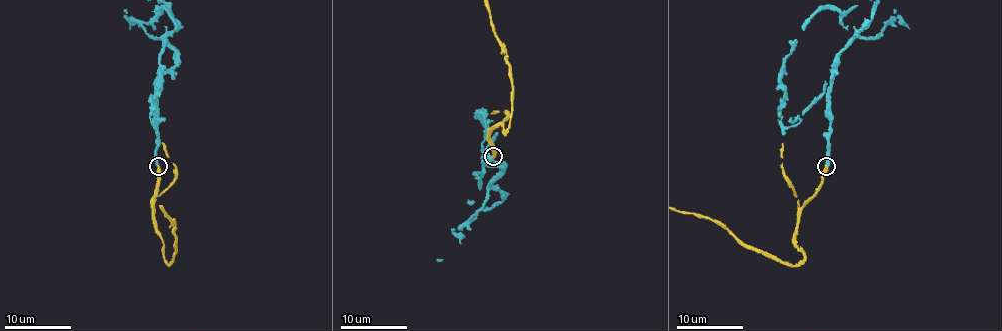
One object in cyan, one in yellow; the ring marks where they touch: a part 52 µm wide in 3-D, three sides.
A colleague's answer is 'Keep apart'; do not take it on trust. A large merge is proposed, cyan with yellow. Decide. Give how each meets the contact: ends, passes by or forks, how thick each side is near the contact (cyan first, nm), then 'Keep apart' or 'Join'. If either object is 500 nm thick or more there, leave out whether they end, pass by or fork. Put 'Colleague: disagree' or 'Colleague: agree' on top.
Colleague: disagree
At the ring cyan ends. At the ring yellow ends. Thickness 380 nm (cyan) against 440 nm. Join

